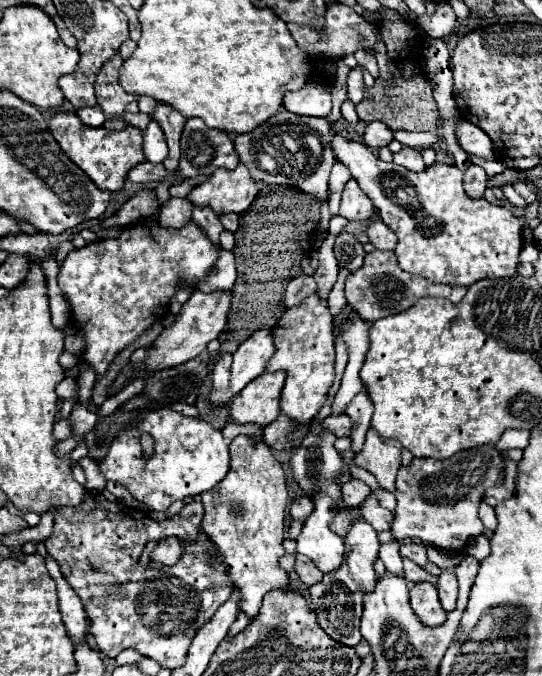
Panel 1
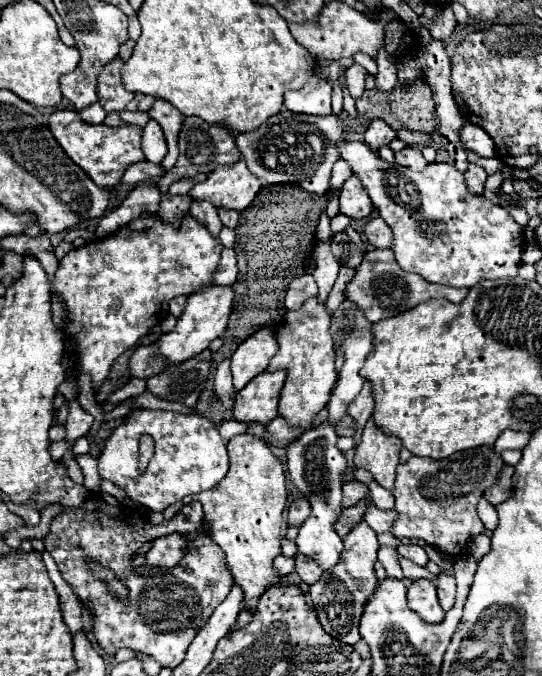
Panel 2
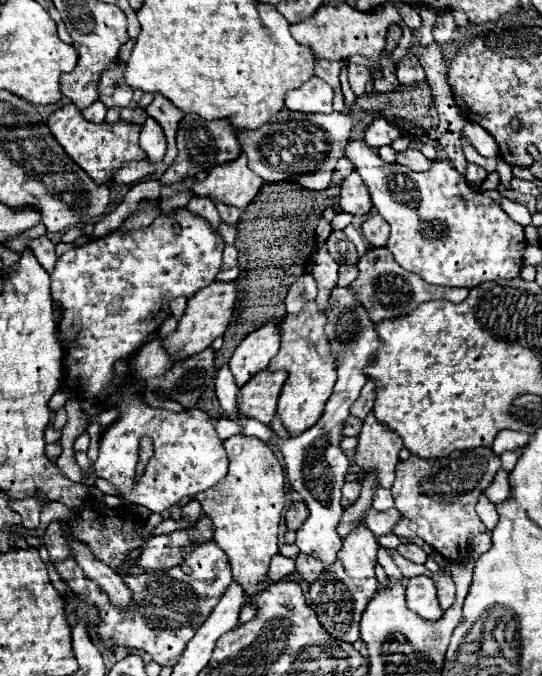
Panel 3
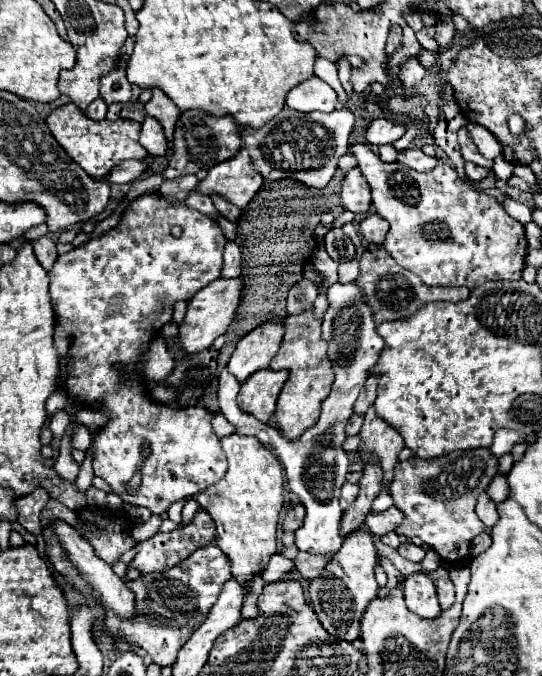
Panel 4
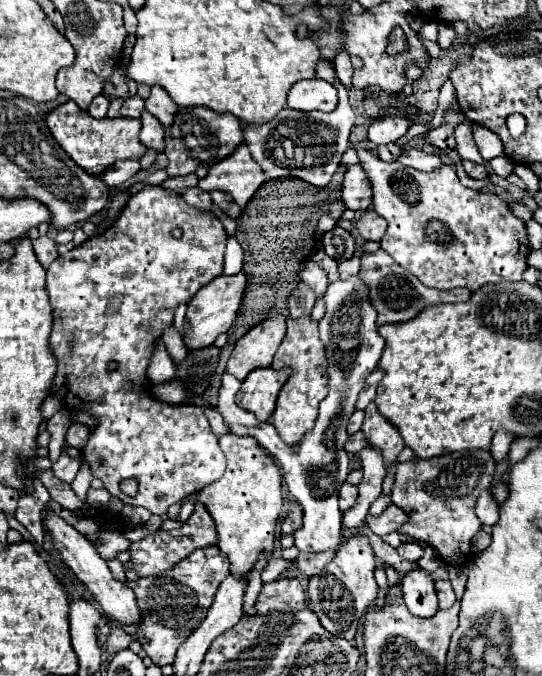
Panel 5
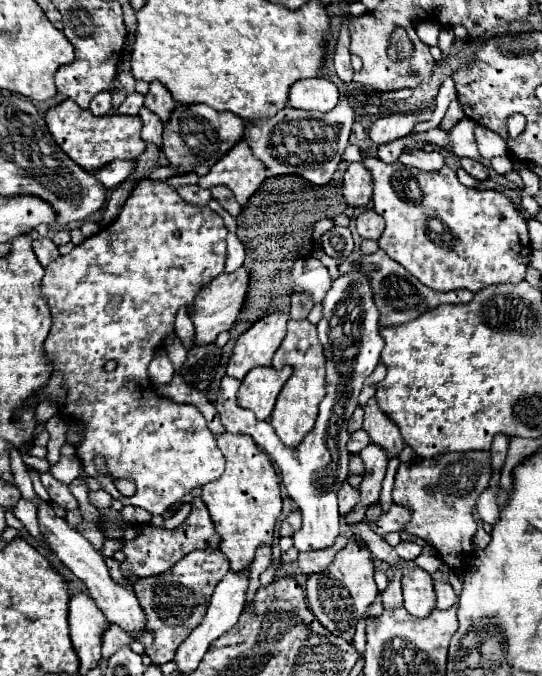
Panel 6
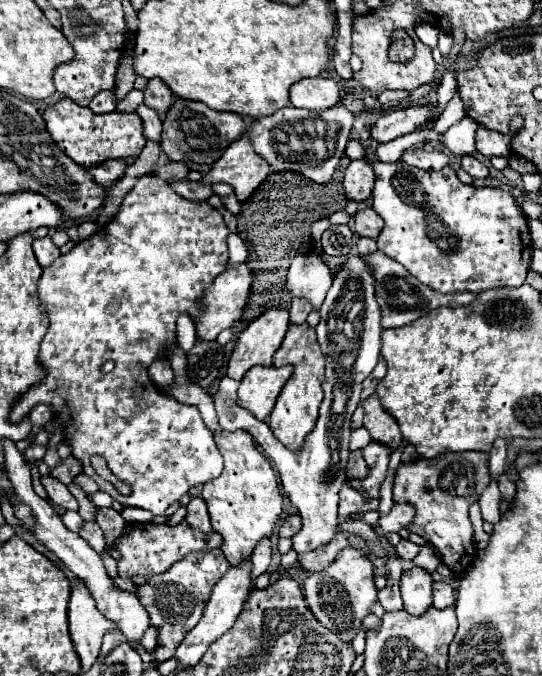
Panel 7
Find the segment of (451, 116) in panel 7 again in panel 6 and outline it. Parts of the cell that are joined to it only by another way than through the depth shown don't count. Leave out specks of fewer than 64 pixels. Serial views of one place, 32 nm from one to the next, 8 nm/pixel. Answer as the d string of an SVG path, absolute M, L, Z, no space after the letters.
M456 98L456 100L452 100L450 102L450 108L446 110L446 114L444 114L444 118L442 118L442 122L440 122L440 130L448 130L448 128L452 128L458 120L462 120L464 118L464 110L462 110L462 104L460 104L460 100Z

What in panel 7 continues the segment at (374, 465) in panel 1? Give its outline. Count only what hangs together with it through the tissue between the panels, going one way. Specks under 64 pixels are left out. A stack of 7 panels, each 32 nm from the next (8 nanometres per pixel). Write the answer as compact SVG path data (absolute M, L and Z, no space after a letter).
M372 394L370 398L366 398L362 402L364 408L364 428L370 432L372 440L376 442L384 442L388 444L392 450L396 450L402 442L402 434L400 434L400 426L396 424L396 420L382 408L380 400L376 394Z

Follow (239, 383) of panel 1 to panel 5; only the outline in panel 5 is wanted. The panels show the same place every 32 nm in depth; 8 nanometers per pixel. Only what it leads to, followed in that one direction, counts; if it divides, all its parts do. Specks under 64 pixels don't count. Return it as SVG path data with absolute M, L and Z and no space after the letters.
M270 316L250 328L234 346L228 360L228 372L244 380L254 368L268 368L286 336L286 316Z

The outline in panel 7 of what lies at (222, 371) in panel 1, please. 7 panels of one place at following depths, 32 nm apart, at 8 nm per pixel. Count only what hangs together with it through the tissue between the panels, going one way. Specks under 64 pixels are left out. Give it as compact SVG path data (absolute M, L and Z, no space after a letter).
M350 254L336 270L334 282L324 298L324 304L320 308L320 324L316 326L318 344L322 348L322 354L326 356L326 380L322 384L324 388L324 400L320 406L320 416L316 422L316 428L308 436L304 448L300 452L288 452L270 432L266 422L256 420L248 410L238 406L238 380L232 380L224 376L220 380L220 388L214 396L218 422L224 430L246 430L250 432L256 442L264 448L272 464L276 466L284 492L290 498L290 502L298 508L302 516L302 528L298 534L292 536L292 550L298 554L310 552L322 544L328 544L332 536L336 534L338 526L338 492L344 484L344 464L348 460L348 442L350 442L350 418L360 404L360 392L362 392L362 380L370 376L374 370L378 358L380 358L380 334L382 334L382 312L376 302L374 294L374 276L364 264L364 258L358 254Z

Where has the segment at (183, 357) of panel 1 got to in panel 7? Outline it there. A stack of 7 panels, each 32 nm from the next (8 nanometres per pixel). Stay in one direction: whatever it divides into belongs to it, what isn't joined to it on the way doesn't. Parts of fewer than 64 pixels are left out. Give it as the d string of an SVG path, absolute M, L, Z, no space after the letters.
M242 262L238 266L228 268L226 272L222 272L220 276L216 276L212 288L208 288L208 292L204 294L204 306L206 306L206 316L202 316L200 320L194 320L196 324L196 334L202 340L214 340L222 330L230 328L234 322L240 320L244 306L250 298L250 290L252 290L252 268L248 266L248 262Z

